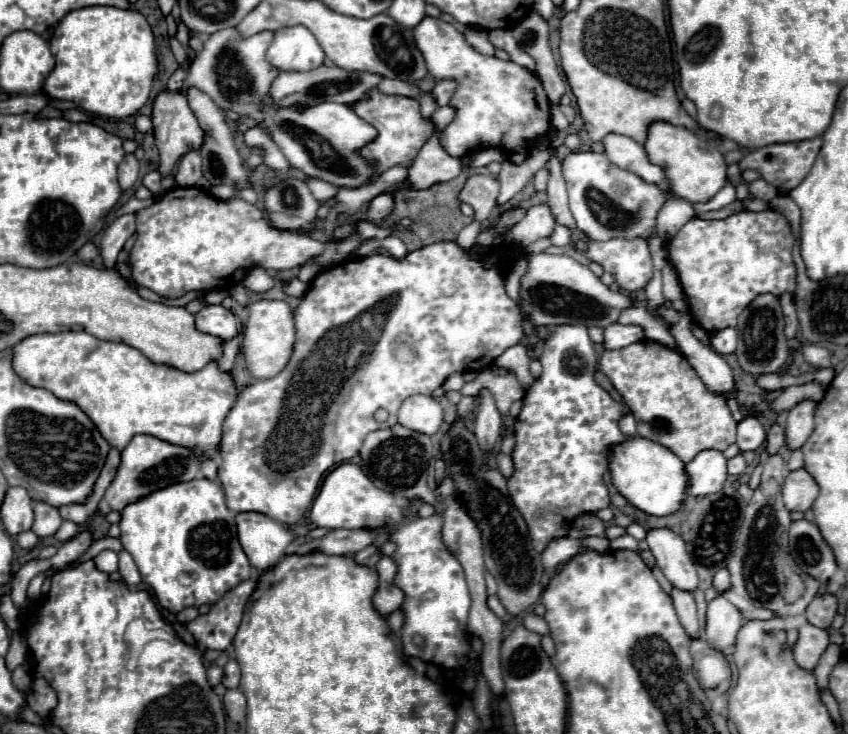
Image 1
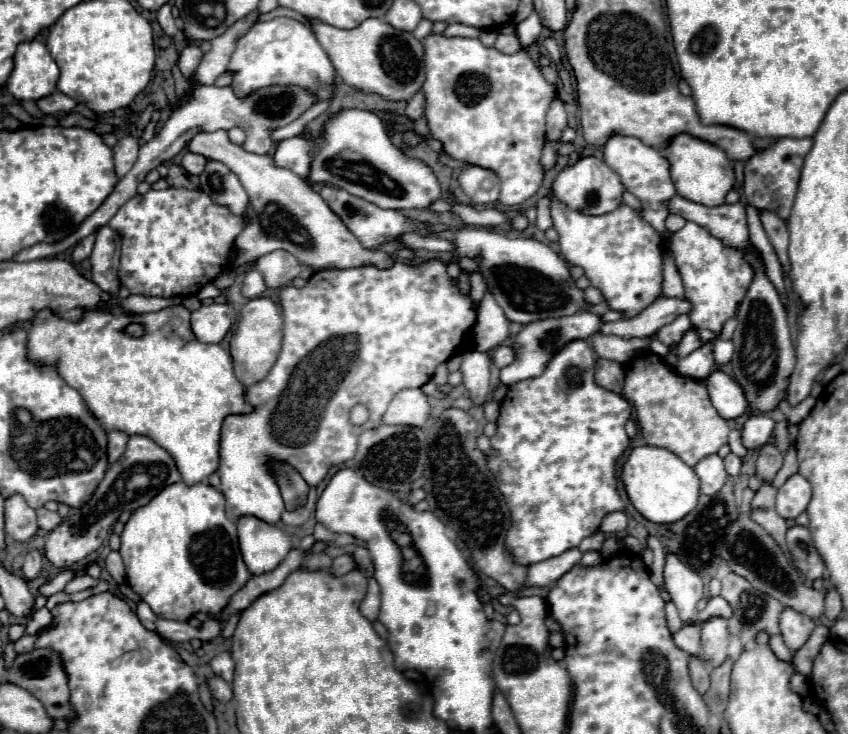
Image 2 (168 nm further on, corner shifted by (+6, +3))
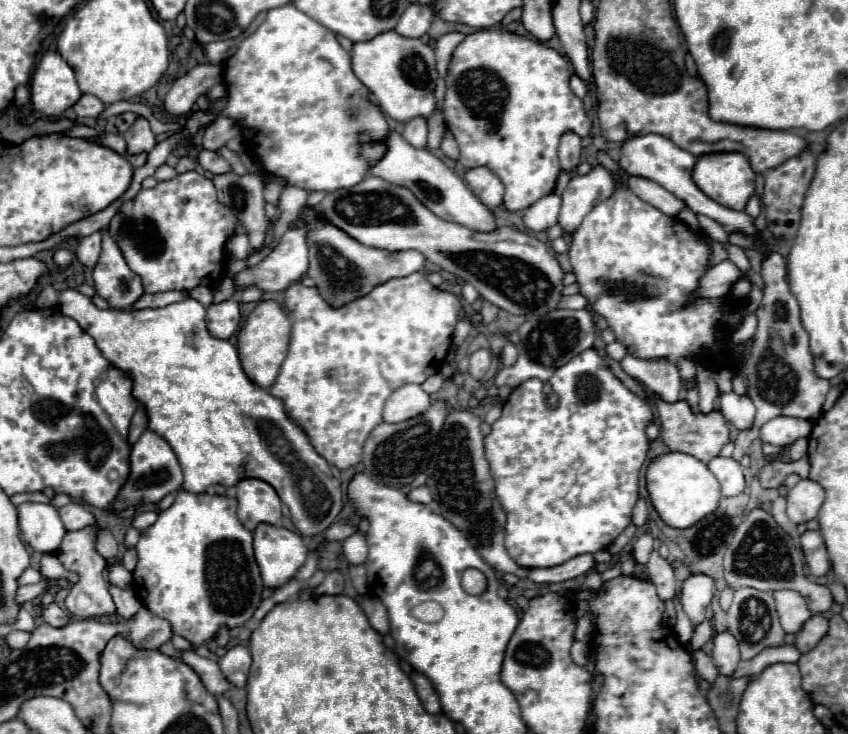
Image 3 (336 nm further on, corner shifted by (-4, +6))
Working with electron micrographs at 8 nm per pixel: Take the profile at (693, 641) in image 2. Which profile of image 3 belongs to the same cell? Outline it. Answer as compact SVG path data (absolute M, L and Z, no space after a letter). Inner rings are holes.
M696 651L694 653L694 667L696 667L696 671L698 671L698 675L702 677L702 679L706 679L708 683L714 683L716 681L716 677L718 677L718 669L716 669L716 665L712 663L712 659L710 659L710 655L706 655L704 651Z

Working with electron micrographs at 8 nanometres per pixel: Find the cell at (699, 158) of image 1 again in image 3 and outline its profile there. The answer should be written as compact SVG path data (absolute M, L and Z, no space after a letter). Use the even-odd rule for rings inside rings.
M714 153L700 157L694 167L694 183L714 201L718 201L724 207L742 211L748 203L748 199L754 195L754 177L756 173L750 167L750 161L742 153Z

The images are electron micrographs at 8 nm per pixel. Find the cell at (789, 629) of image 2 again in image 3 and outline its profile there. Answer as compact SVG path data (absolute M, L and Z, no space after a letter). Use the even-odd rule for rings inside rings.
M778 589L772 591L776 599L776 611L780 617L780 625L786 633L796 633L802 627L802 621L810 617L810 609L806 605L806 599L798 591L790 589Z

